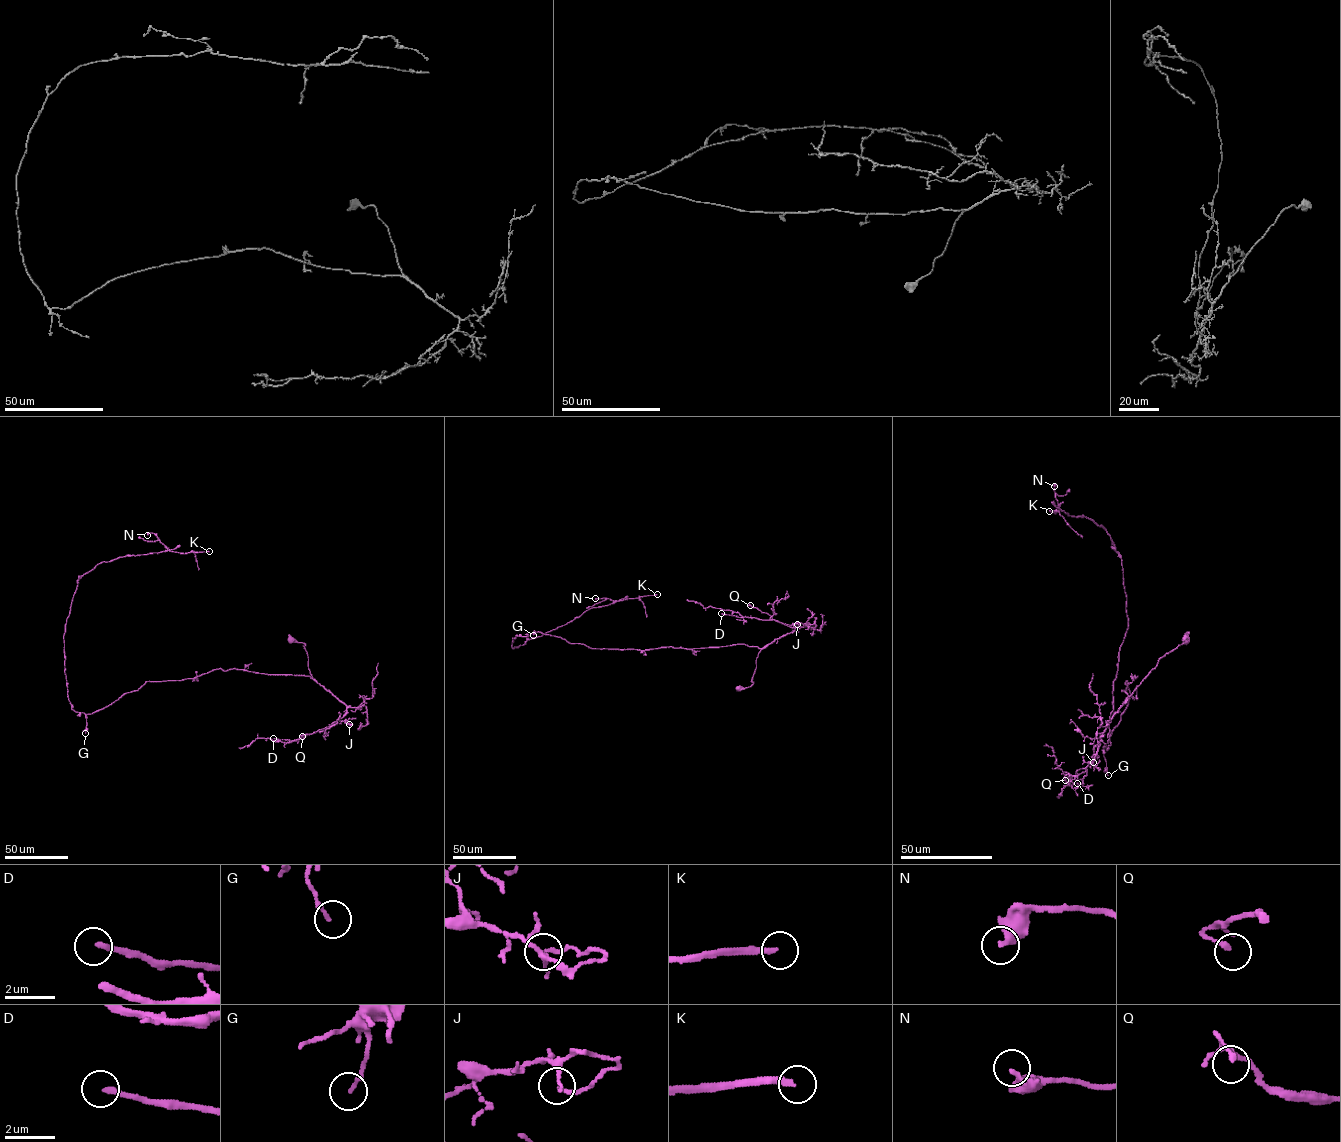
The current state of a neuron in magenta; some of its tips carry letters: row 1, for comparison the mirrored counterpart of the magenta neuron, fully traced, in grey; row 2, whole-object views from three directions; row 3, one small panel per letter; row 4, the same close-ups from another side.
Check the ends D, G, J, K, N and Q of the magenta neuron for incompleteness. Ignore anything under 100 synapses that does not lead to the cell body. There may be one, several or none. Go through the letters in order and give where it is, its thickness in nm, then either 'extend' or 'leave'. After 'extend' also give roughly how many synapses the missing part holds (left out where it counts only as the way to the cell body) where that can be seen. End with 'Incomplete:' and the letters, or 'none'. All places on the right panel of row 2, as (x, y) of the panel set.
D: at (1077, 783); 200 nm thick; leave
G: at (1108, 775); 150 nm thick; leave
J: at (1093, 762); 140 nm thick; leave
K: at (1049, 511); 240 nm thick; extend; about 160 synapses
N: at (1054, 486); 280 nm thick; leave
Q: at (1065, 780); 180 nm thick; leave
Incomplete: K

